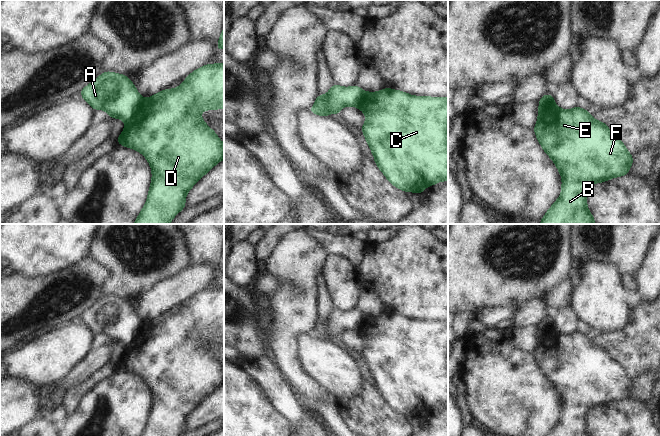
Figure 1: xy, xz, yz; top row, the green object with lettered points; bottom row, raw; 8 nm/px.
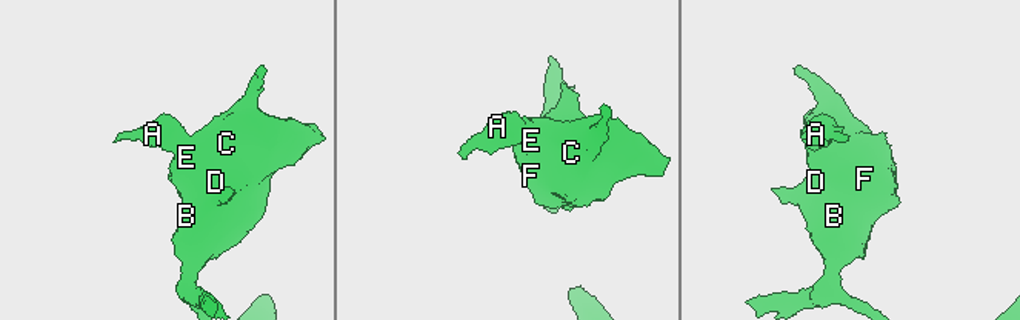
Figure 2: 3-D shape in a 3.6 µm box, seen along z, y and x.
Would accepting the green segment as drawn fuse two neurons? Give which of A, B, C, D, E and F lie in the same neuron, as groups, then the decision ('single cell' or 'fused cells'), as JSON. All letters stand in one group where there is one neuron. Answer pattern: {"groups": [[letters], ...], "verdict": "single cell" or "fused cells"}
{"groups": [["A"], ["B", "C", "D", "E", "F"]], "verdict": "fused cells"}

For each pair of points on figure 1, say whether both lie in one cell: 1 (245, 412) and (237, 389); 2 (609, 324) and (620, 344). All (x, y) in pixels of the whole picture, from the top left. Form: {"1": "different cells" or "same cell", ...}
{"1": "same cell", "2": "different cells"}

